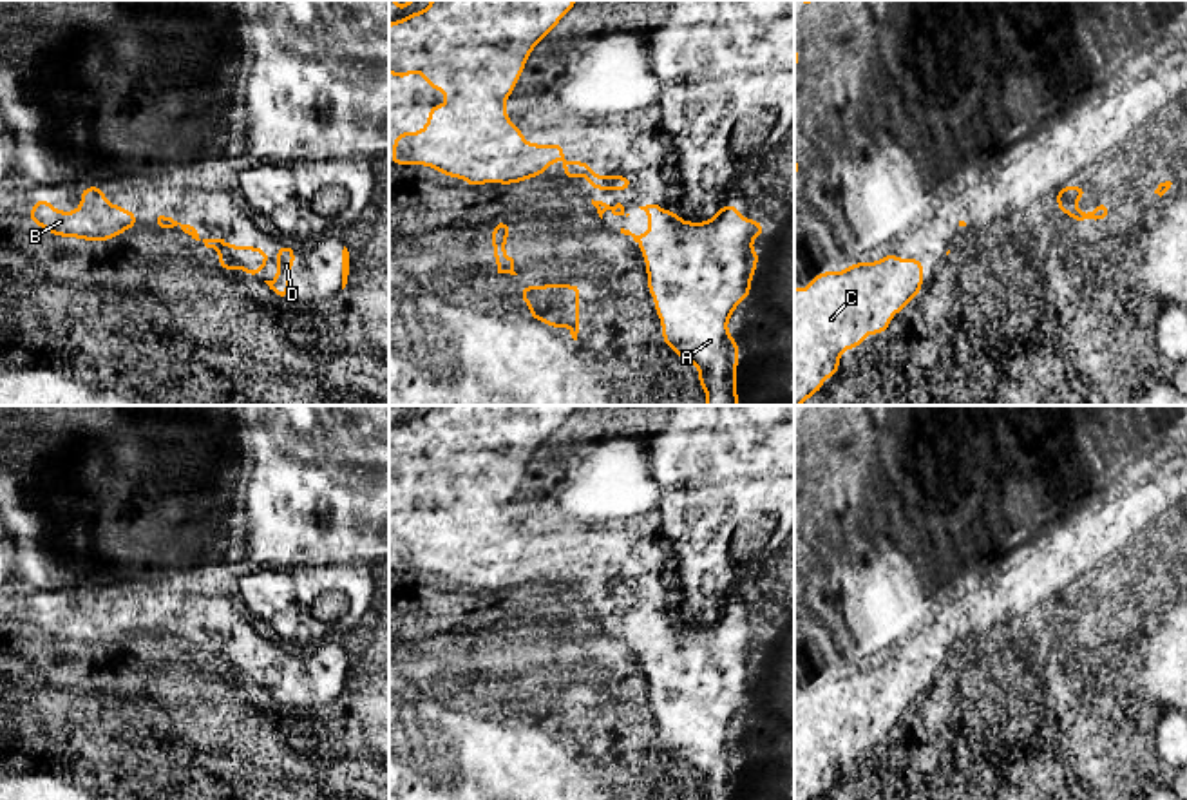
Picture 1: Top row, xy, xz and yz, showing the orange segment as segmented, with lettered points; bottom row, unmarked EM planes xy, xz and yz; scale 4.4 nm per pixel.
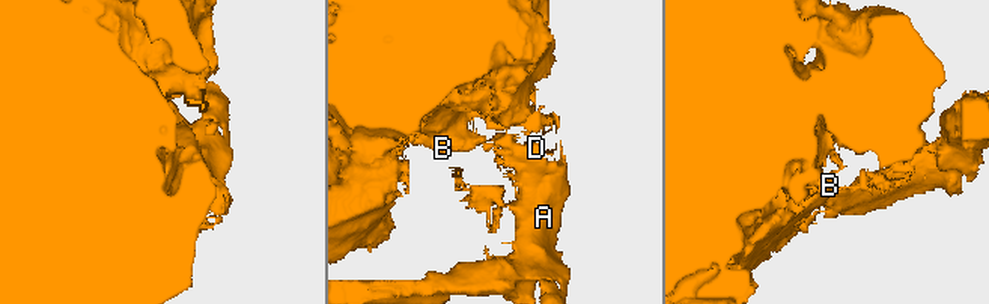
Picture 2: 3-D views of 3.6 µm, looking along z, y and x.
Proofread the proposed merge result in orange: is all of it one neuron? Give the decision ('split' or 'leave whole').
leave whole

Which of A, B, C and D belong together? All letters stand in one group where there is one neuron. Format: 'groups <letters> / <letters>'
groups A B C D

